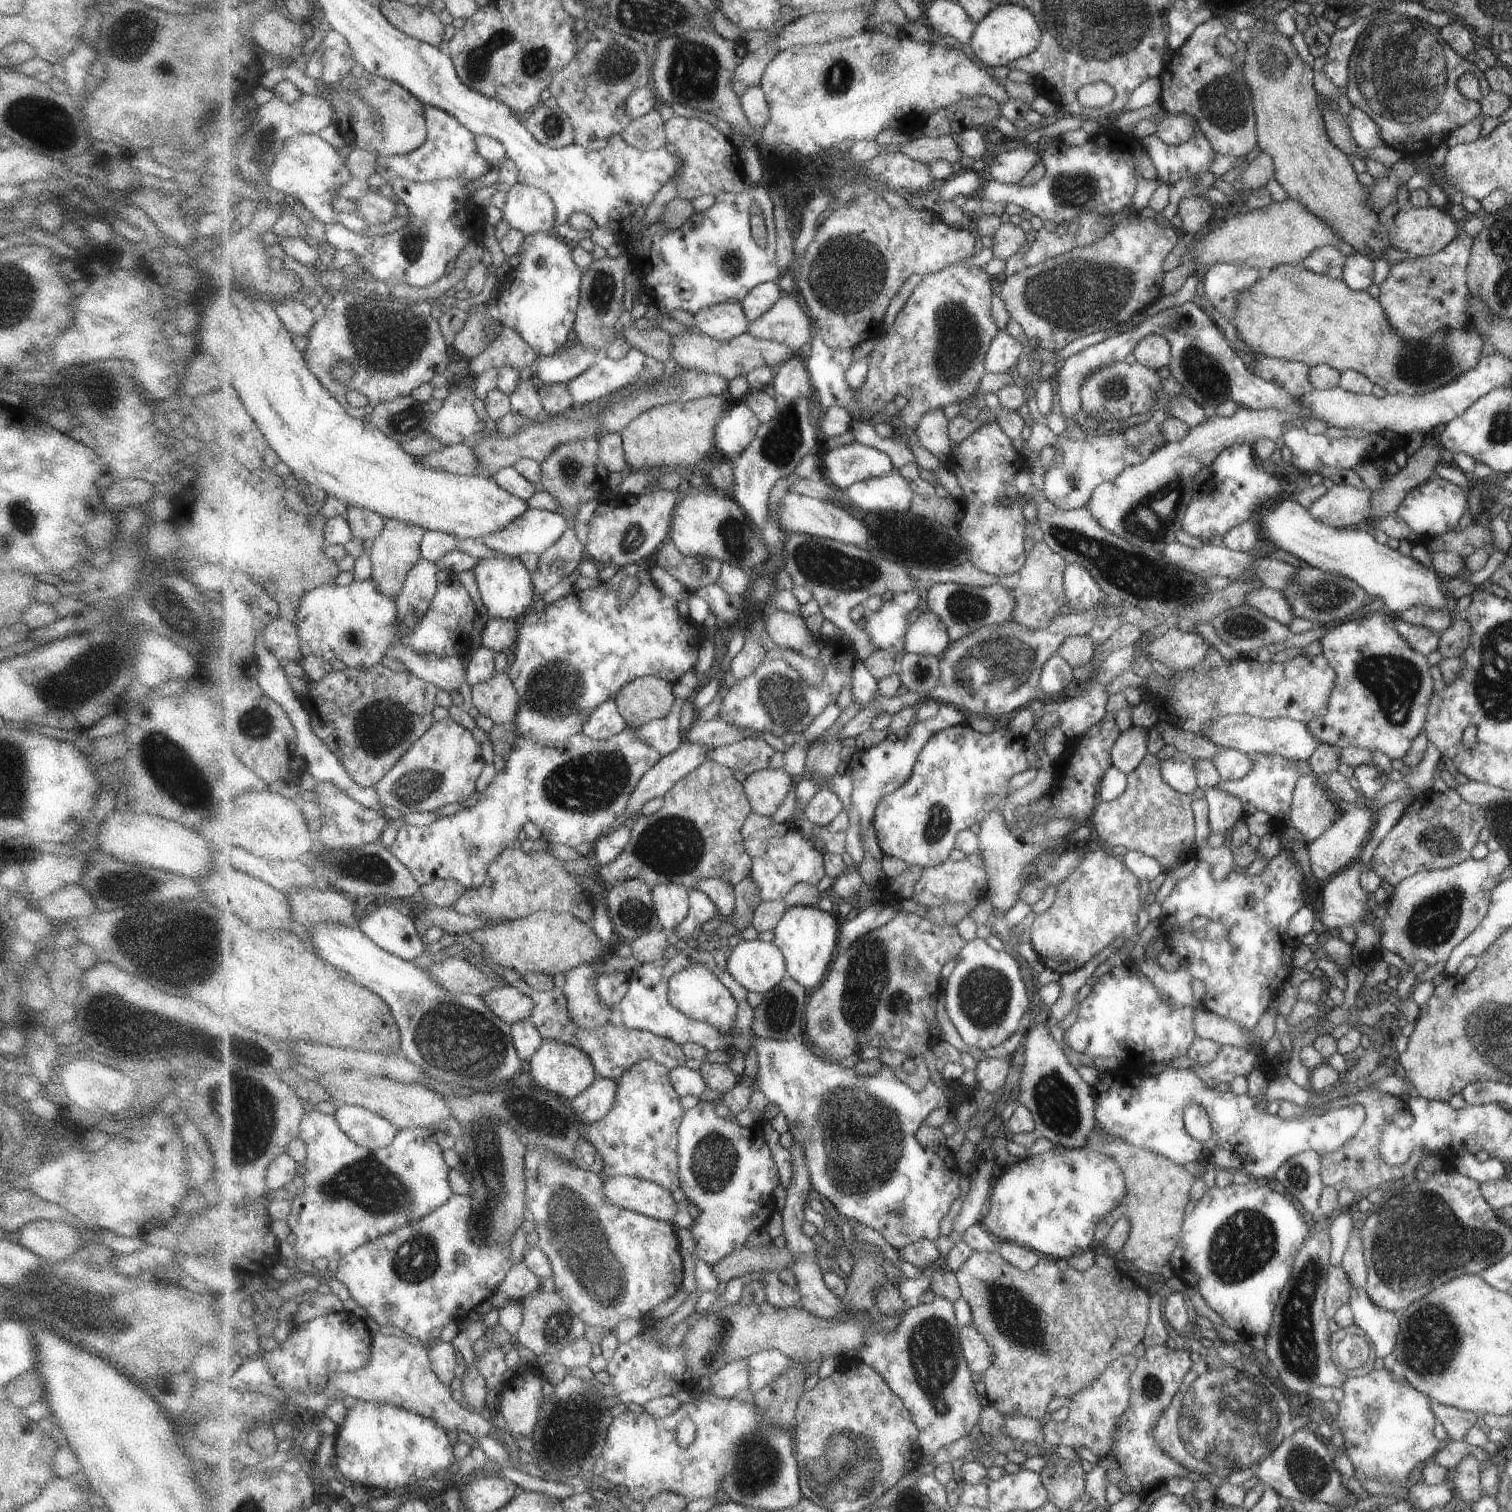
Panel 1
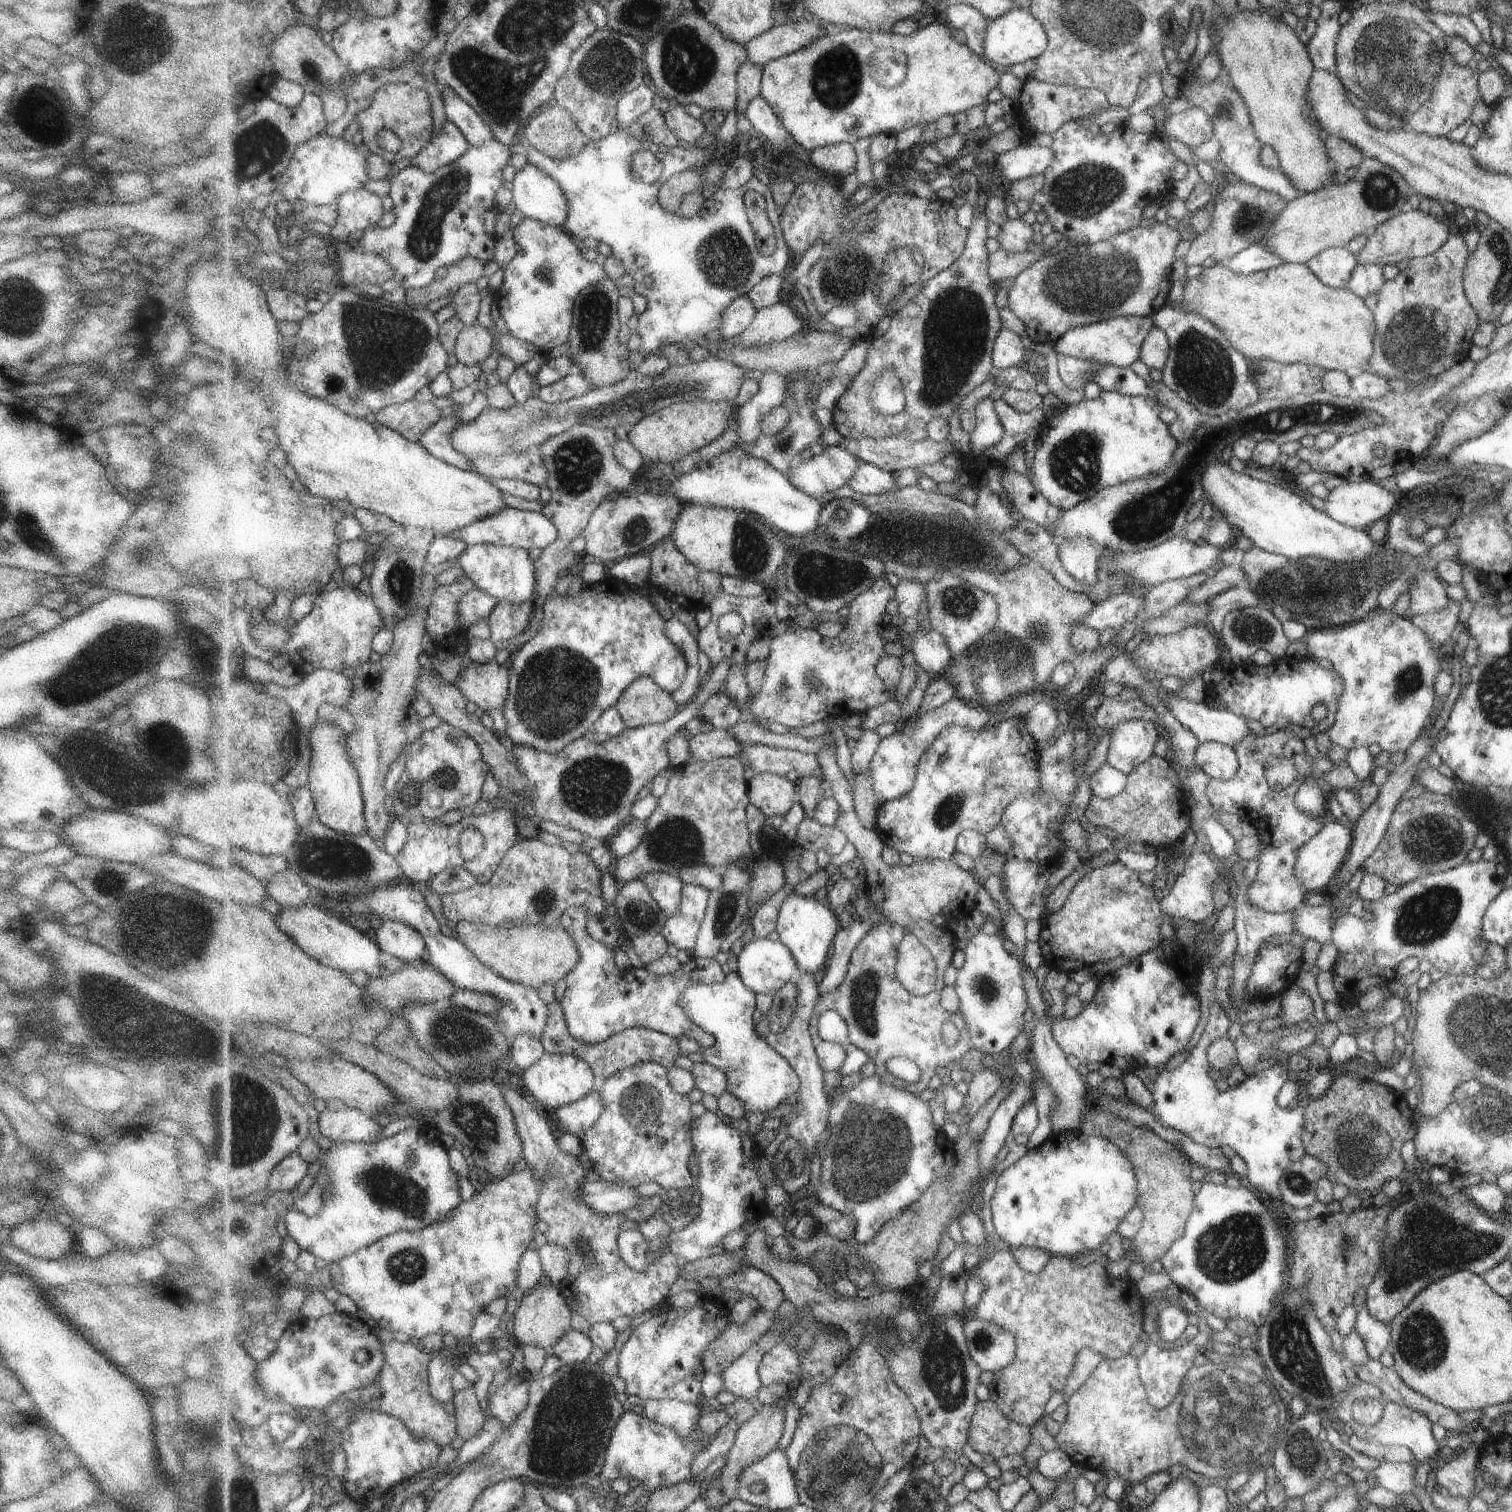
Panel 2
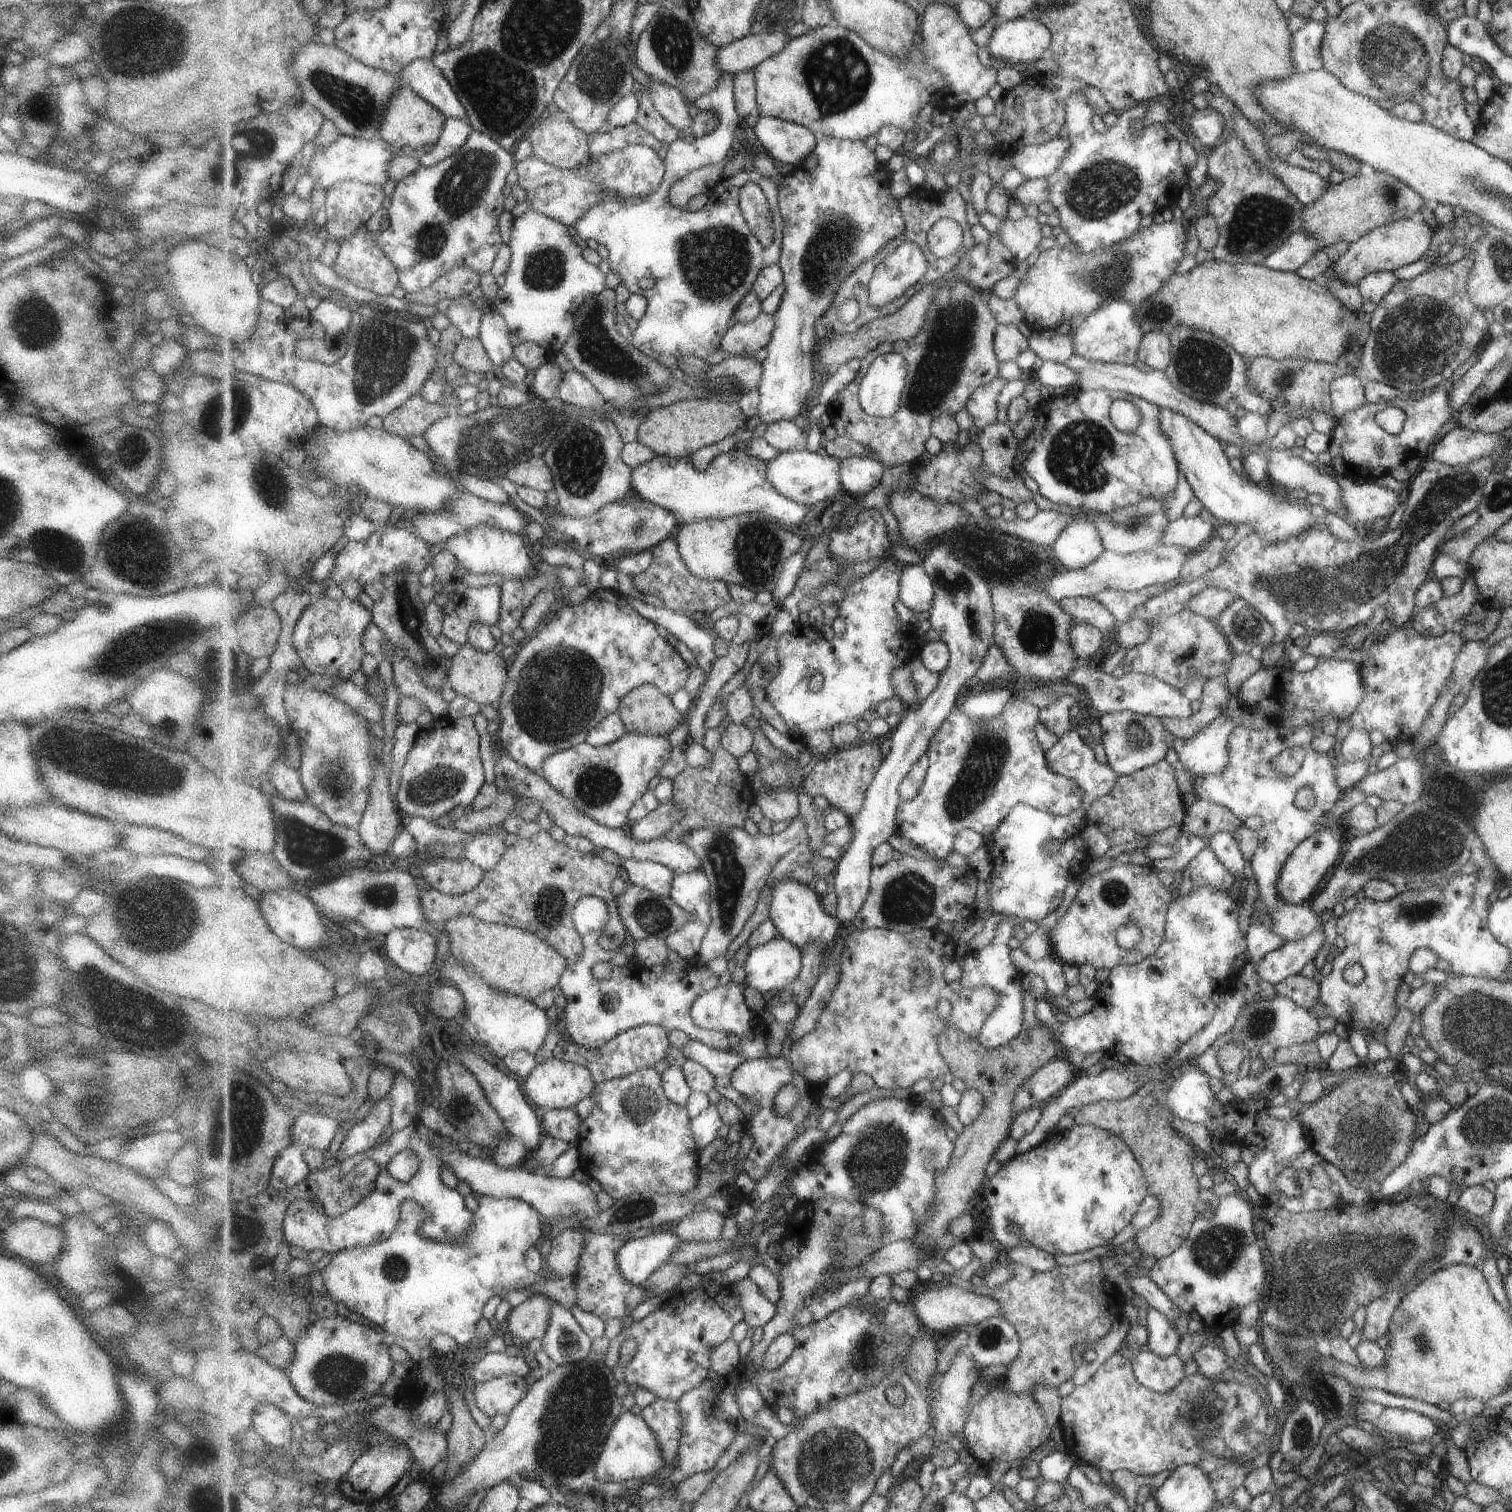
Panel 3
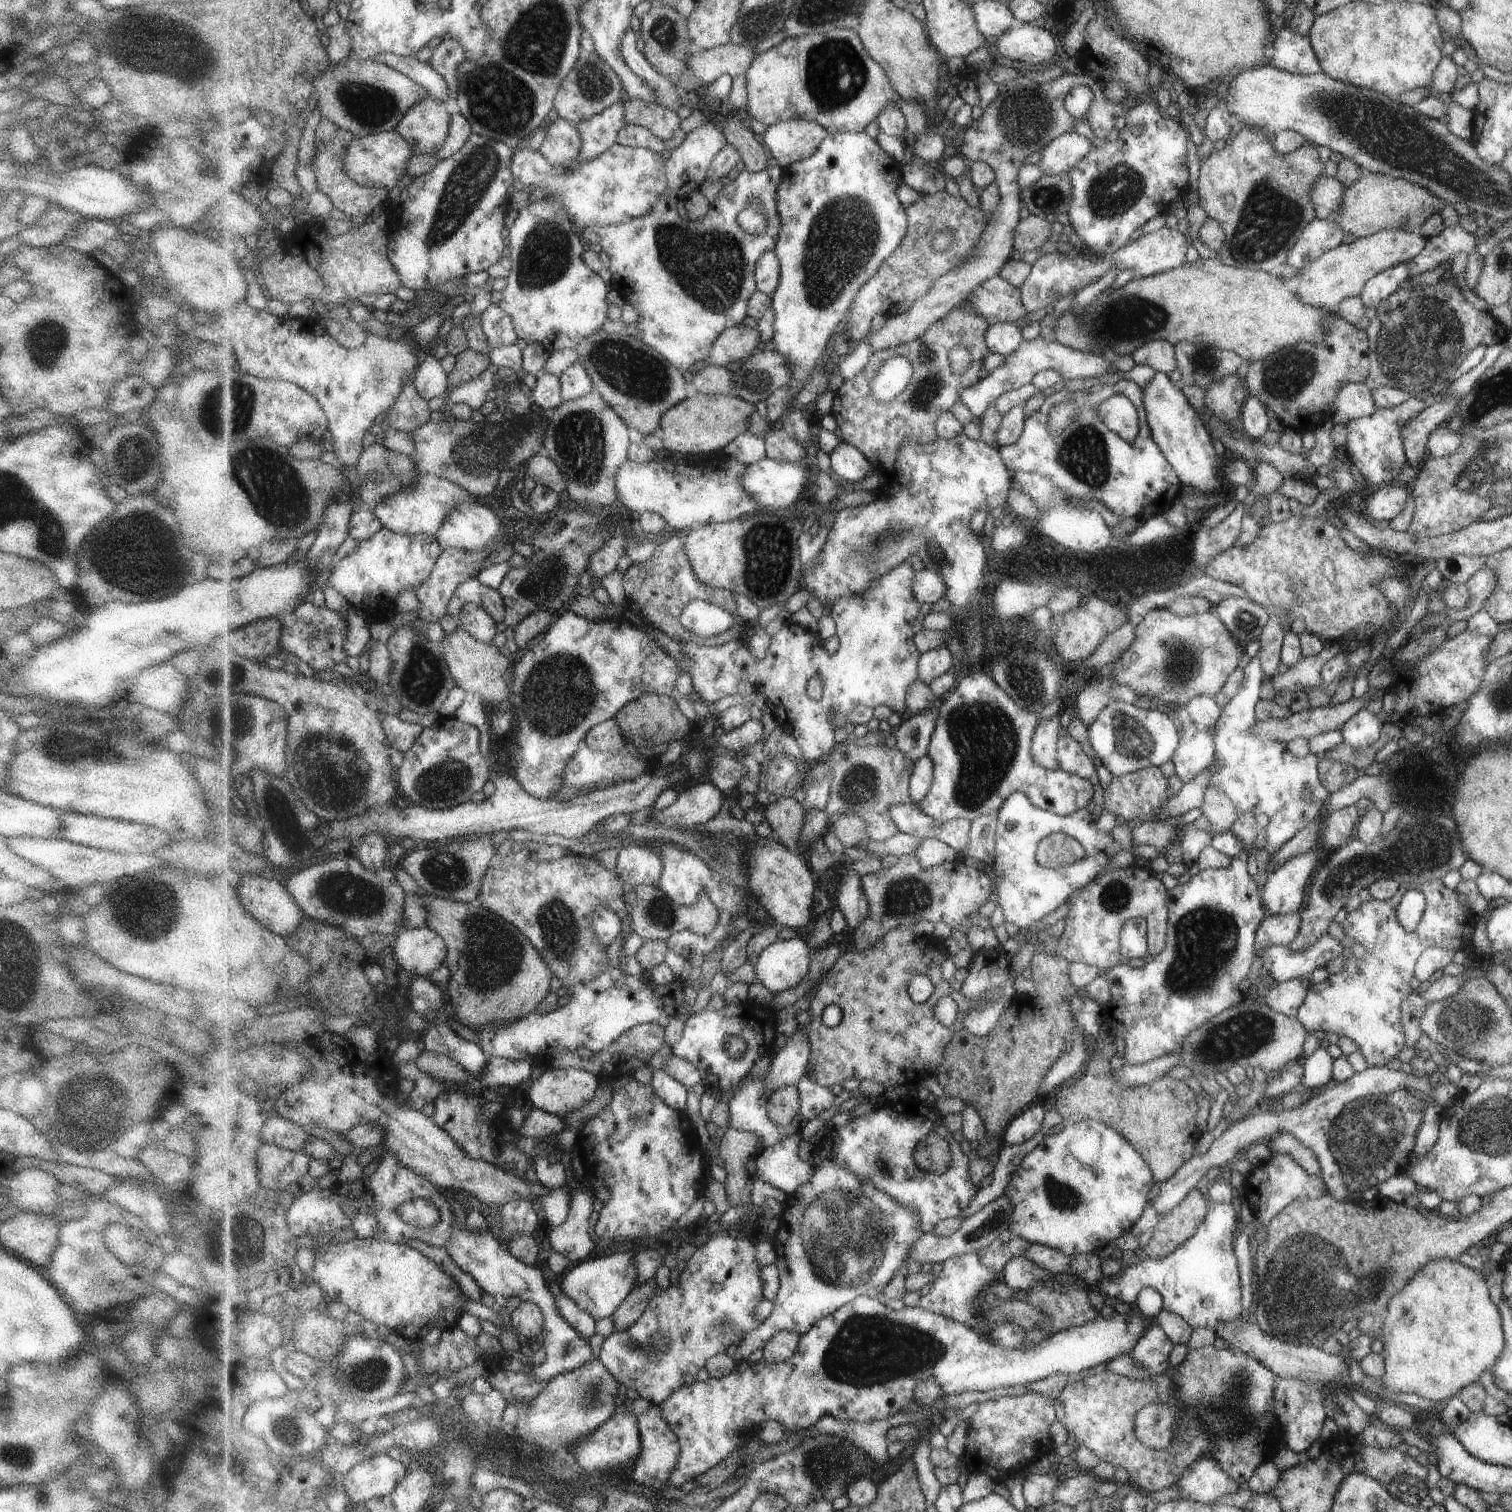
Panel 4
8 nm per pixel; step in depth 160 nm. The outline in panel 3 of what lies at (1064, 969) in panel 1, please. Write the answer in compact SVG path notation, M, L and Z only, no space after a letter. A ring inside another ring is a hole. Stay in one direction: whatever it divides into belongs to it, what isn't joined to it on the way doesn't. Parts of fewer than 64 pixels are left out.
M1115 864L1081 884L1076 897L1049 934L1051 953L1064 964L1087 964L1095 969L1111 970L1123 963L1142 961L1162 944L1163 920L1166 920L1169 902L1169 888L1159 882L1152 868ZM1127 921L1135 924L1141 933L1141 940L1131 950L1123 950L1118 942L1118 930Z

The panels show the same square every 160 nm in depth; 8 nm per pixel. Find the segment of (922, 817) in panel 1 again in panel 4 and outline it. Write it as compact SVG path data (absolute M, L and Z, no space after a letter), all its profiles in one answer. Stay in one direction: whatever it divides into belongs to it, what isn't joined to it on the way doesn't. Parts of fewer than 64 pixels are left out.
M971 674L960 680L958 686L940 701L939 720L929 758L934 763L934 780L931 790L915 806L939 822L966 819L969 822L999 812L1003 802L1014 792L1023 792L1030 804L1057 815L1069 816L1090 805L1094 798L1094 783L1087 778L1065 770L1050 770L1039 766L1034 754L1034 736L1041 718L1039 712L1026 710L1005 691L991 674Z

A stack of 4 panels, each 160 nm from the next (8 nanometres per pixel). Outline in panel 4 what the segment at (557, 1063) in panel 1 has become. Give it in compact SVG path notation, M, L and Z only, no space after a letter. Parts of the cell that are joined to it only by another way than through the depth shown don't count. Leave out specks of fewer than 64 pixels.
M548 1068L538 1078L531 1081L529 1100L536 1109L542 1109L550 1114L557 1114L563 1118L571 1115L573 1110L584 1108L598 1094L601 1080L598 1076L578 1068Z

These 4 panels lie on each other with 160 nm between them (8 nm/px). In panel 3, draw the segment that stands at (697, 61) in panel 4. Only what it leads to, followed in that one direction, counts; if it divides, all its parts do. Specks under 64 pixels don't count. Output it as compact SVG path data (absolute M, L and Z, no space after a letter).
M787 32L750 33L719 50L719 66L723 72L735 74L754 70L775 54L779 54L791 42Z

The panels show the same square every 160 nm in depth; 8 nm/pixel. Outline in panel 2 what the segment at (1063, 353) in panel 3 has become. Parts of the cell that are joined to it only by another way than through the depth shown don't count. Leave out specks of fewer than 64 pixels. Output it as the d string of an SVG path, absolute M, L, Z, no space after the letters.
M1061 353L1057 354L1057 364L1060 378L1069 389L1083 388L1088 381L1092 380L1096 366L1100 365L1094 361Z

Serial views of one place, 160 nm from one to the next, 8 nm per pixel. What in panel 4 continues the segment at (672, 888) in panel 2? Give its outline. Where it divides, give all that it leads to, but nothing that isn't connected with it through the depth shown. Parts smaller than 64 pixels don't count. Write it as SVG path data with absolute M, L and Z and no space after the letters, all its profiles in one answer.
M628 842L621 850L615 871L622 876L627 887L658 886L663 876L663 858L659 852L645 848L642 843Z

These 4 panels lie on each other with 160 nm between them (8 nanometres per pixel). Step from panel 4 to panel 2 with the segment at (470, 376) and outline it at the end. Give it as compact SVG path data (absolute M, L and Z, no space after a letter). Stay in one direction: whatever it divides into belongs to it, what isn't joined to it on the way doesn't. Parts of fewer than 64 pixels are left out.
M478 323L464 328L456 340L457 362L467 366L479 365L487 360L495 348L494 330Z

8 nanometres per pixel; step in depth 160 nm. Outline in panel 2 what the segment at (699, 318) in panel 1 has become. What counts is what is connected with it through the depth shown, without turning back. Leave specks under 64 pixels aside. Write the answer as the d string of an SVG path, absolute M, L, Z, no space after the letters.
M747 295L733 301L724 310L721 326L718 328L721 339L729 341L735 335L741 334L741 331L744 331L753 322L757 311L757 306Z

